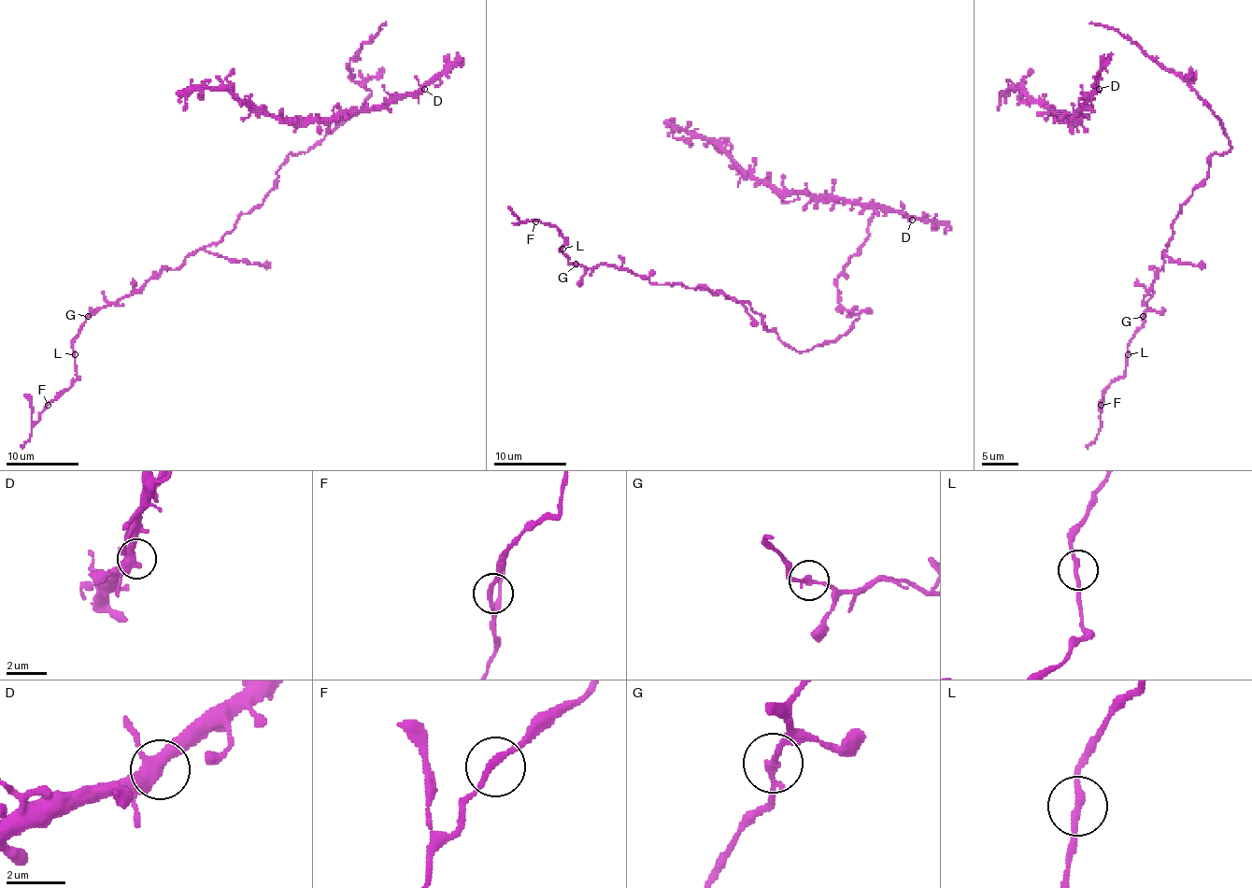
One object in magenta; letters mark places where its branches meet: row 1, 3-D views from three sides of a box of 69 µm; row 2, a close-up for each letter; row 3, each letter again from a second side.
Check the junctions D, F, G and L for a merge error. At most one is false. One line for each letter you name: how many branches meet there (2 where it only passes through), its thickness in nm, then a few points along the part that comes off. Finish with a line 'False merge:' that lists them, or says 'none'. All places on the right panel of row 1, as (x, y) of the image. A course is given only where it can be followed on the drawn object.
False merge: none

